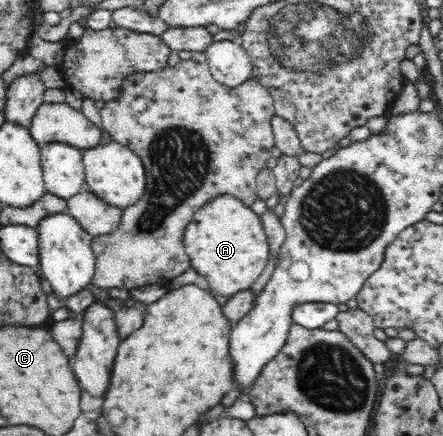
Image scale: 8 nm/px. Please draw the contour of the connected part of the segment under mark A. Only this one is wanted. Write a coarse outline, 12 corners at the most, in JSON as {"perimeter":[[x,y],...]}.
{"perimeter":[[212,198],[183,236],[214,295],[249,290],[270,256],[260,216]]}

